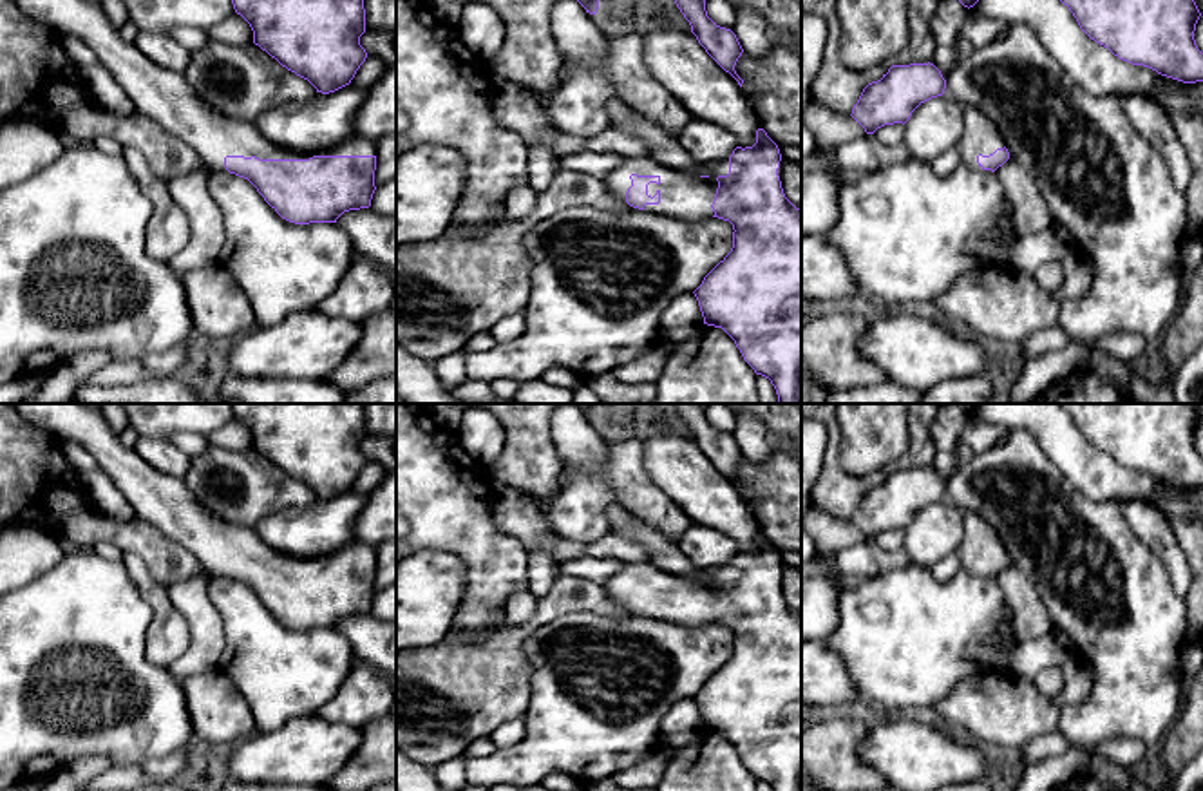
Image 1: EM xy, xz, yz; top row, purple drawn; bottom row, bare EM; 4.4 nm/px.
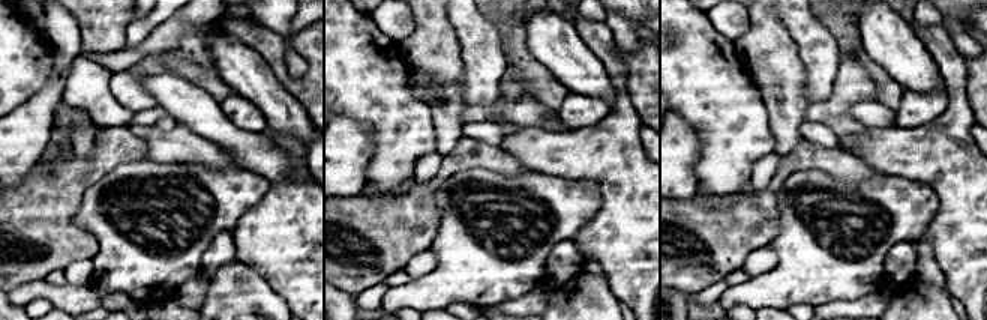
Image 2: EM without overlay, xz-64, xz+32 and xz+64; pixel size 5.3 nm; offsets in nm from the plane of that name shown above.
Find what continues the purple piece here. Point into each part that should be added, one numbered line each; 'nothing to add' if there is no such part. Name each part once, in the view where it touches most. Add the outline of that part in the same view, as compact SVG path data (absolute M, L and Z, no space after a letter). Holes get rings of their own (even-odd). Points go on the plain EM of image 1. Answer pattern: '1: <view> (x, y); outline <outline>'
1: xy (165, 502); outline M13 404L16 413L34 427L40 427L58 440L72 440L83 445L98 465L114 480L127 501L132 505L136 518L150 523L163 536L188 550L199 559L210 577L228 577L226 561L244 561L259 565L309 565L313 561L376 561L376 550L371 545L355 541L320 558L297 558L268 547L251 530L217 519L188 491L185 480L168 476L147 462L134 449L127 449L119 436L112 433L98 405L92 404Z

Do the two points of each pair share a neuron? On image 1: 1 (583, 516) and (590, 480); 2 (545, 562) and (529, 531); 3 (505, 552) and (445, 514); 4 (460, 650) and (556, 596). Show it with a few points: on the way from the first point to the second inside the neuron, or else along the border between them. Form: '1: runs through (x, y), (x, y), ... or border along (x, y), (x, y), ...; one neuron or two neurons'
1: runs through (583, 507), (588, 489); one neuron
2: border along (529, 551), (547, 551), (559, 563); two neurons
3: runs through (491, 552), (460, 524); one neuron
4: runs through (485, 650), (498, 650), (534, 621); one neuron

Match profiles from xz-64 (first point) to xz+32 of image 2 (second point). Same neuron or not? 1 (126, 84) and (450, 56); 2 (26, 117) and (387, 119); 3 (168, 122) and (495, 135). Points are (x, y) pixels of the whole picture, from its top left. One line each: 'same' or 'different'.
1: different
2: different
3: same

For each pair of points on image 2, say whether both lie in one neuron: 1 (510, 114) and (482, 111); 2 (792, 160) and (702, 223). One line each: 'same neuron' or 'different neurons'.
1: different neurons
2: same neuron

